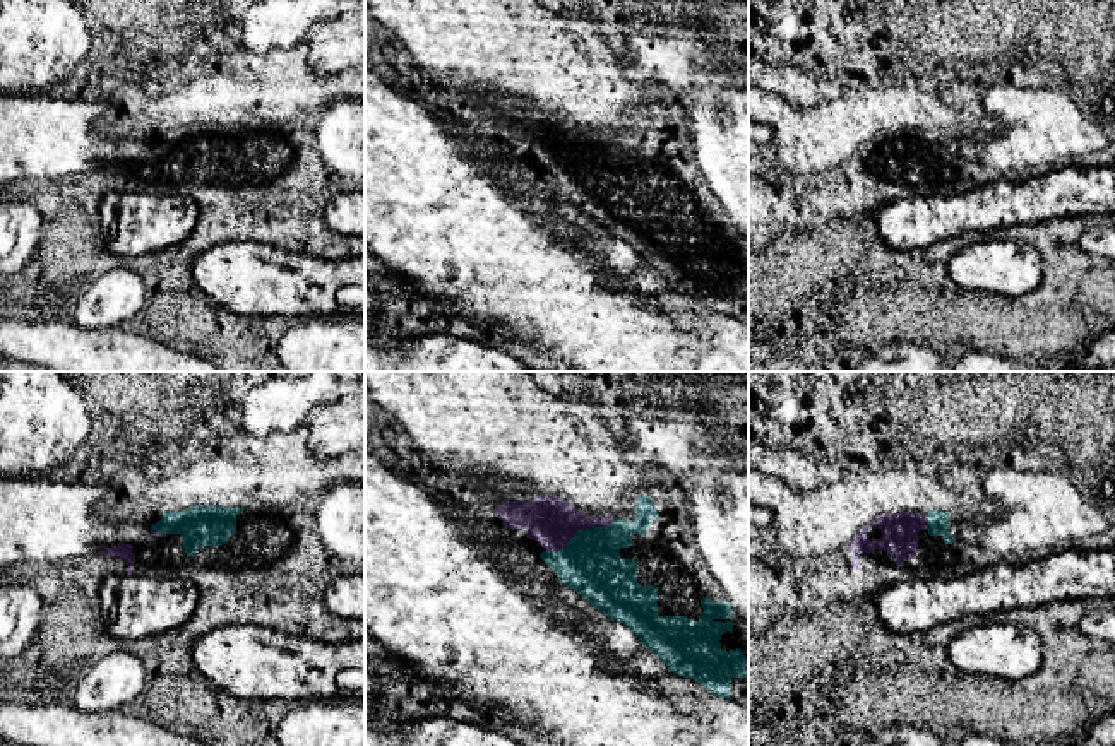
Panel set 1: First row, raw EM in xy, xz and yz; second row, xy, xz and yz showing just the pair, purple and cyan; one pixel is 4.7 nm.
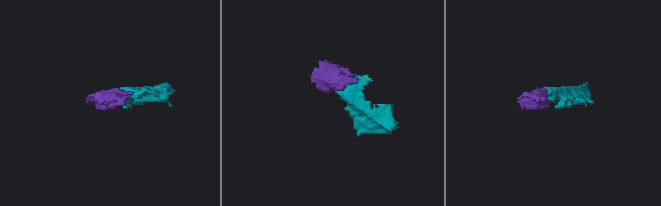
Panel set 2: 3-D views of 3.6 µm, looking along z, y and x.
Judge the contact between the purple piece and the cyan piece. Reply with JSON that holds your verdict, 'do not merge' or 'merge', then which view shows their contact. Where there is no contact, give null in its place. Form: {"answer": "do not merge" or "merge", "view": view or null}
{"answer": "merge", "view": "xz"}

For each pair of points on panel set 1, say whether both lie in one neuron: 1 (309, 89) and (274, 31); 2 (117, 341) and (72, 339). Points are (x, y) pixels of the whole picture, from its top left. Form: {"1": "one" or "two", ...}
{"1": "two", "2": "one"}

